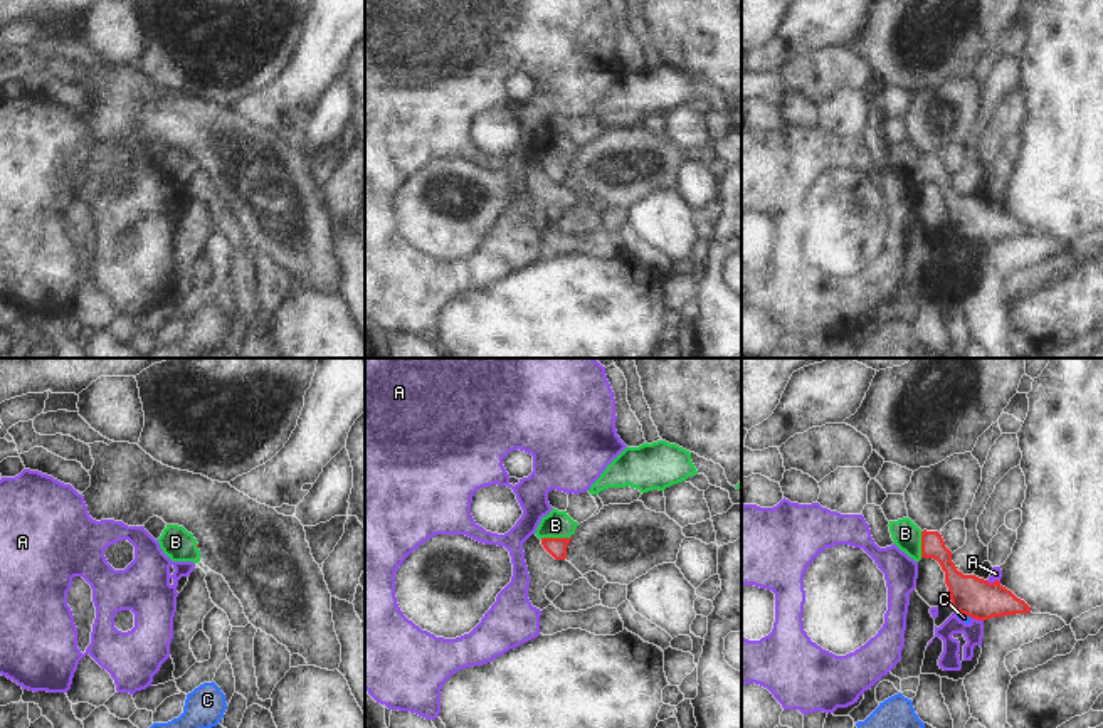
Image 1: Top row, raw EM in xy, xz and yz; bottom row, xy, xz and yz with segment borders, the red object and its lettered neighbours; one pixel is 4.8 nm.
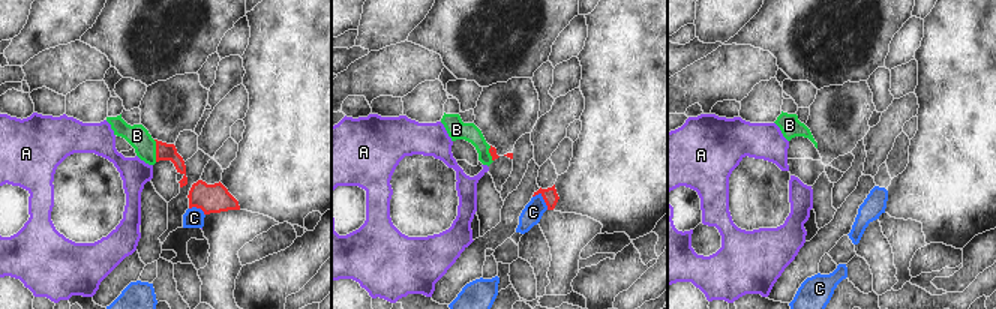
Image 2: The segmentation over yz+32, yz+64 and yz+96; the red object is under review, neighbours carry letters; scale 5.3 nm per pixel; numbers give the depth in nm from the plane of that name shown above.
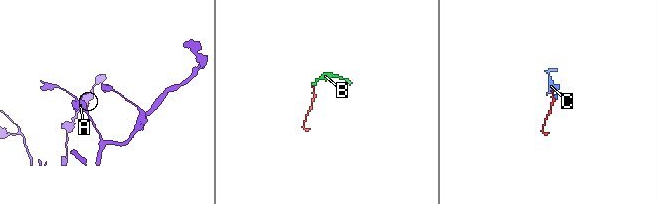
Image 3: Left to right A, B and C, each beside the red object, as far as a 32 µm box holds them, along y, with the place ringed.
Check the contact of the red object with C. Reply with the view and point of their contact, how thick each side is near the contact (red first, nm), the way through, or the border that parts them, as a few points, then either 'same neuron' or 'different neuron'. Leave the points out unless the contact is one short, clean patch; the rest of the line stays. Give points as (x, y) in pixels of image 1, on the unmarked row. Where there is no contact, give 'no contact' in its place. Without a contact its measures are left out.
yz (965, 237) | 190/40 nm | along yz (957, 234), (972, 241) | different neuron

